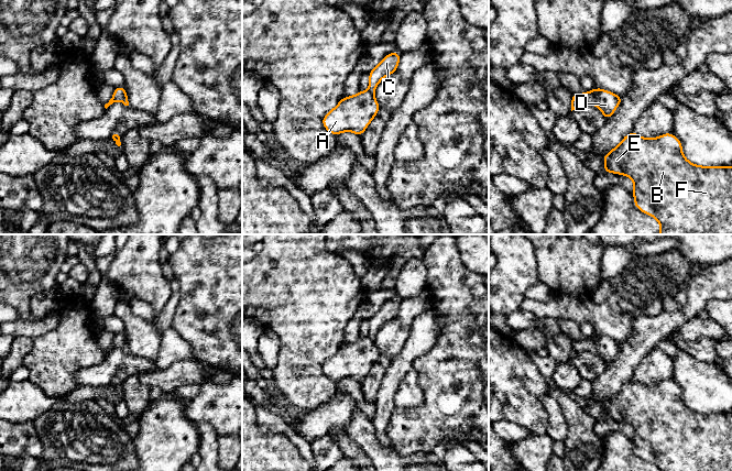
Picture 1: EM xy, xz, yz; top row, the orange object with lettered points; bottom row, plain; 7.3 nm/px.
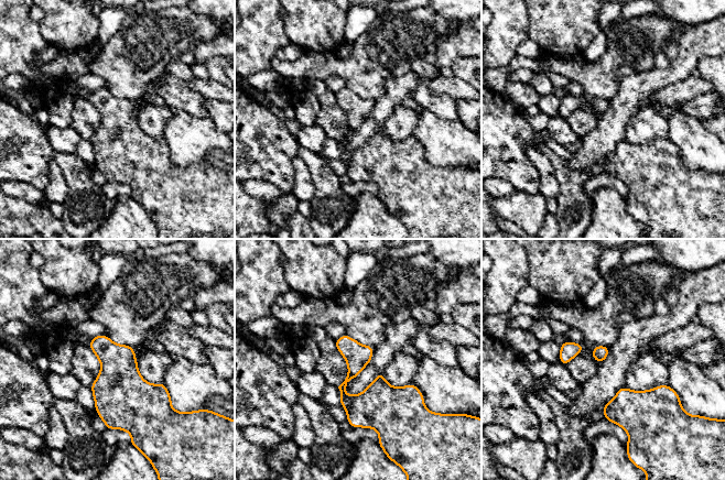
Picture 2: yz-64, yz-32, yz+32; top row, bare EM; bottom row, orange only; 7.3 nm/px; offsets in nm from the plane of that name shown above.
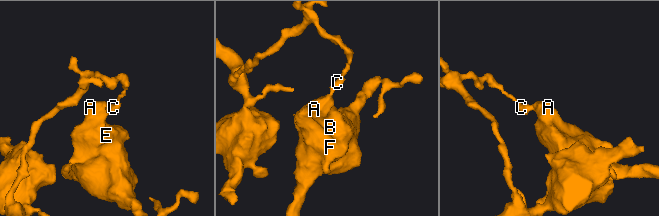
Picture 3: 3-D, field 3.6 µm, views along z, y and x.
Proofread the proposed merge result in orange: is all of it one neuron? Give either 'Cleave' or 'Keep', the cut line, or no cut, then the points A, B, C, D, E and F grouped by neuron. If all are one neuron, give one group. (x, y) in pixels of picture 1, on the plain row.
Cleave. Split along yz (590, 338), (597, 351). Groups: A B D E F / C

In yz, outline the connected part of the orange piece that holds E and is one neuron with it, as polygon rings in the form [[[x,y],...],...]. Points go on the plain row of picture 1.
[[[634,377],[626,381],[621,390],[603,403],[604,419],[629,423],[634,429],[634,451],[642,459],[654,463],[659,471],[732,471],[732,413],[700,413],[690,409],[682,401],[681,388],[673,380],[664,380],[658,384],[645,385]]]

